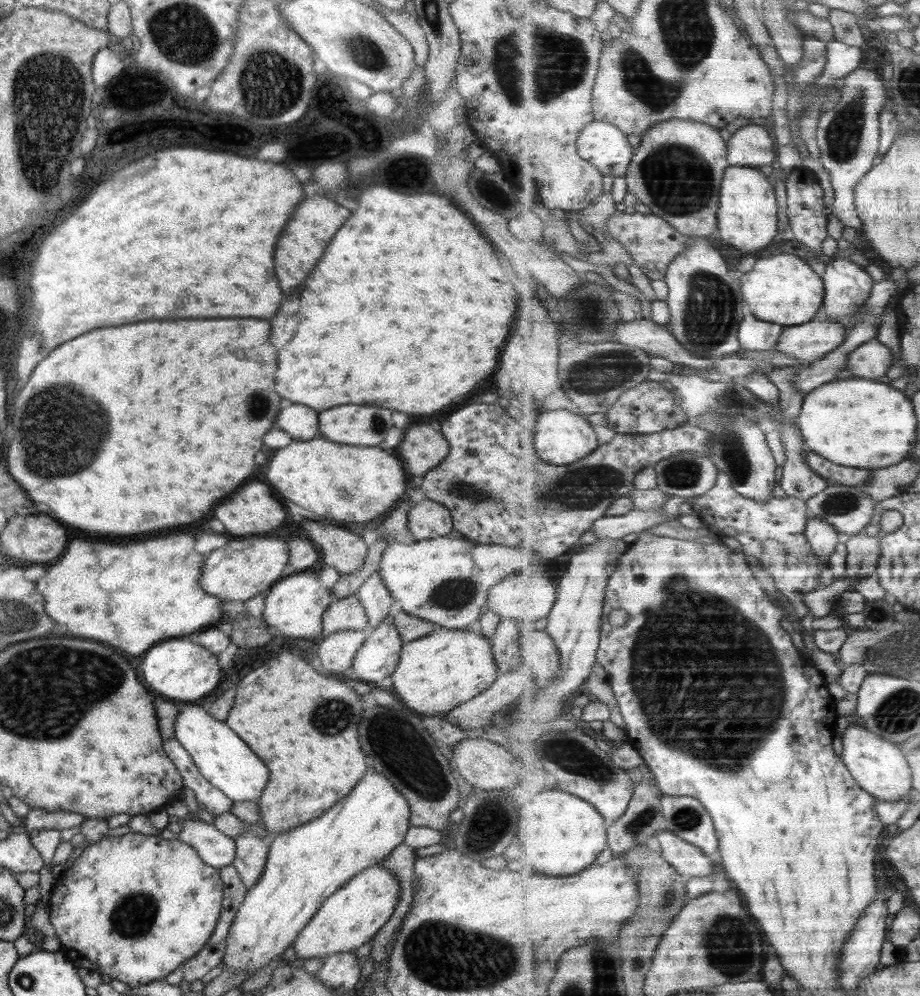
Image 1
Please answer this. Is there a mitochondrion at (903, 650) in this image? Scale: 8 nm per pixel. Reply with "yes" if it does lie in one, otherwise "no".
yes

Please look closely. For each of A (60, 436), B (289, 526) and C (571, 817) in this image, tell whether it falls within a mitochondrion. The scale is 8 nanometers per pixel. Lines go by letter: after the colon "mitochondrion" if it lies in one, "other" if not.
A: mitochondrion
B: other
C: other

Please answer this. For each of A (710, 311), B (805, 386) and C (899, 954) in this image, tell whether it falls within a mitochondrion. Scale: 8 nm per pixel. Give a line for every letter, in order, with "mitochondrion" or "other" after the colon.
A: mitochondrion
B: other
C: other

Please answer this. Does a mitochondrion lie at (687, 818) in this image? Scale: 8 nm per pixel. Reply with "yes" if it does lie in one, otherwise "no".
yes

